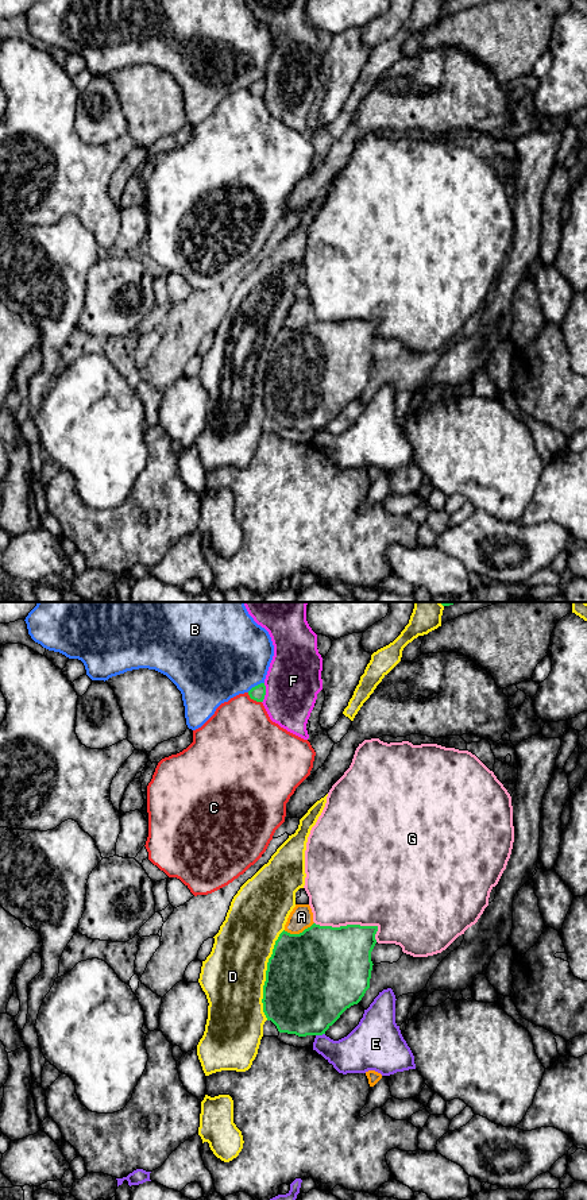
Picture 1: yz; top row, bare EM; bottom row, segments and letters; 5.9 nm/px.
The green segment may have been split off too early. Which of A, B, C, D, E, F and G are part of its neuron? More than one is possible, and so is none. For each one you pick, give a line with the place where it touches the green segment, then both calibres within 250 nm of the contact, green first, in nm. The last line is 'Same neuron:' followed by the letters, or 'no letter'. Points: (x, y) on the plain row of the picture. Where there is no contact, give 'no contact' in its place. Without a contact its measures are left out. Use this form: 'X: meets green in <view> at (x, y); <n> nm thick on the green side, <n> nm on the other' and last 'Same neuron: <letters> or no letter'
Same neuron: no letter

